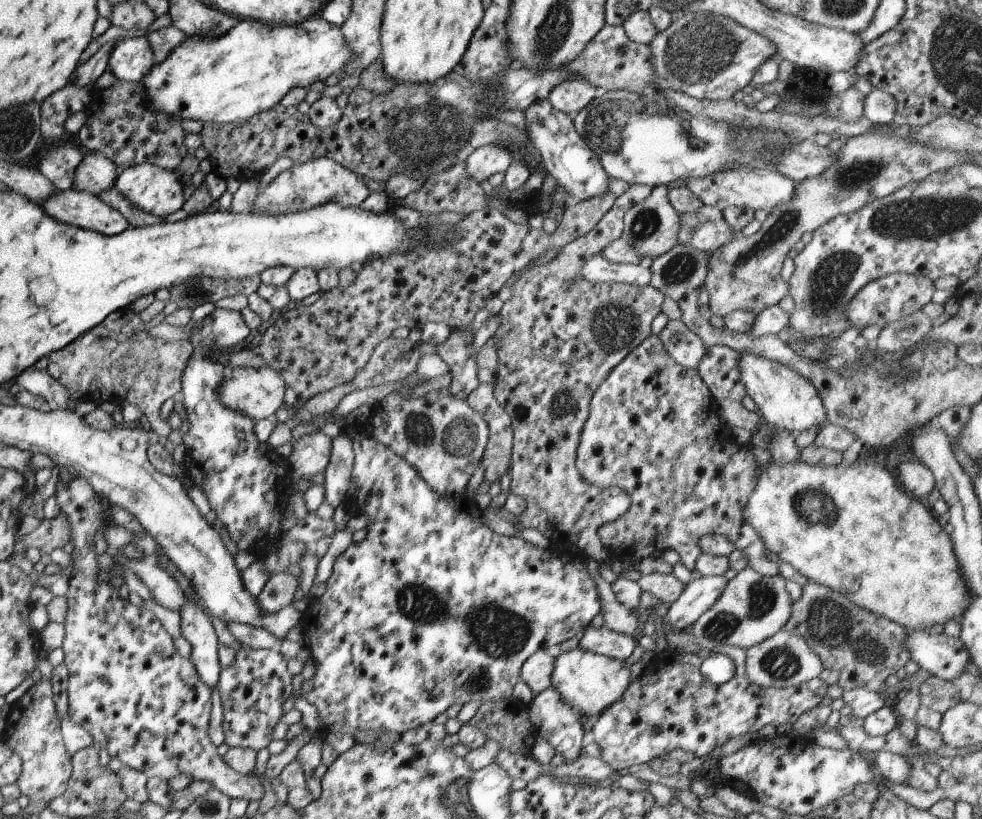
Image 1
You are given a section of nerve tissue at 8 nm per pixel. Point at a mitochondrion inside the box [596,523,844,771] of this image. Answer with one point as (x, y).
(761, 599)

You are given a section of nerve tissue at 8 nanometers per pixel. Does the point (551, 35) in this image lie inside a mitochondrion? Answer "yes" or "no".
yes

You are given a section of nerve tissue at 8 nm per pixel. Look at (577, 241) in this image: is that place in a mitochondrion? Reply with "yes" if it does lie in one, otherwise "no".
no

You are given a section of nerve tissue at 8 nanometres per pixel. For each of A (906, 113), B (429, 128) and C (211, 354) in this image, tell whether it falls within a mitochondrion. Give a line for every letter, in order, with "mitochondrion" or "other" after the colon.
A: other
B: mitochondrion
C: other

